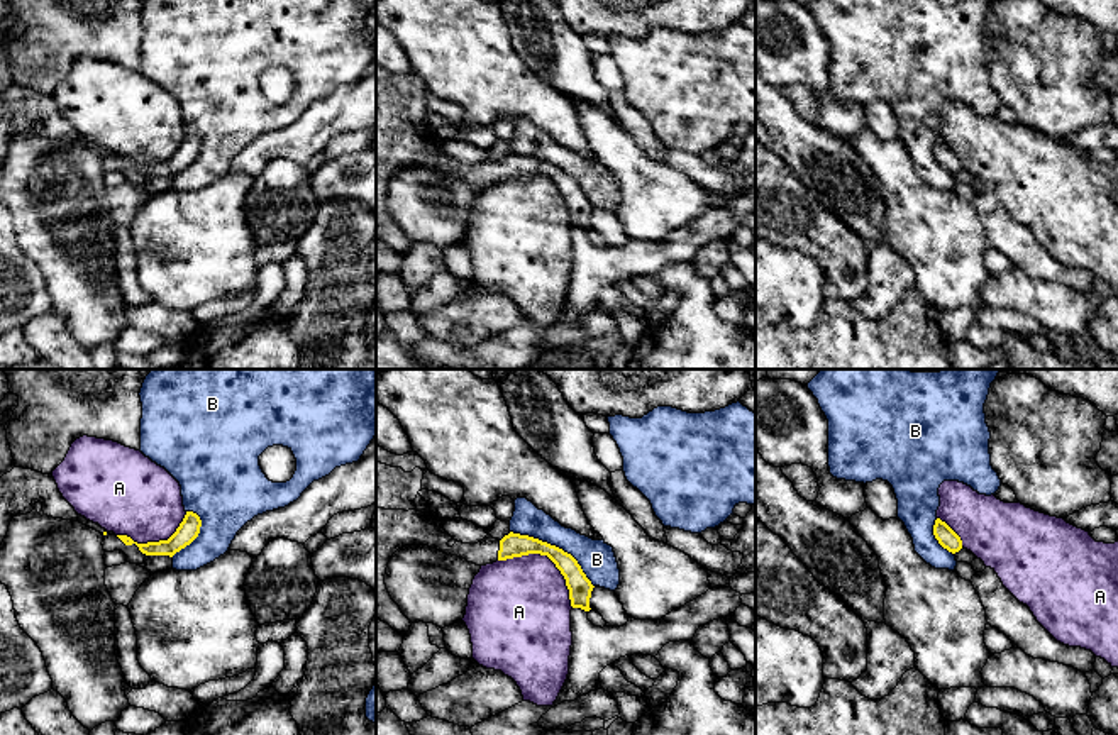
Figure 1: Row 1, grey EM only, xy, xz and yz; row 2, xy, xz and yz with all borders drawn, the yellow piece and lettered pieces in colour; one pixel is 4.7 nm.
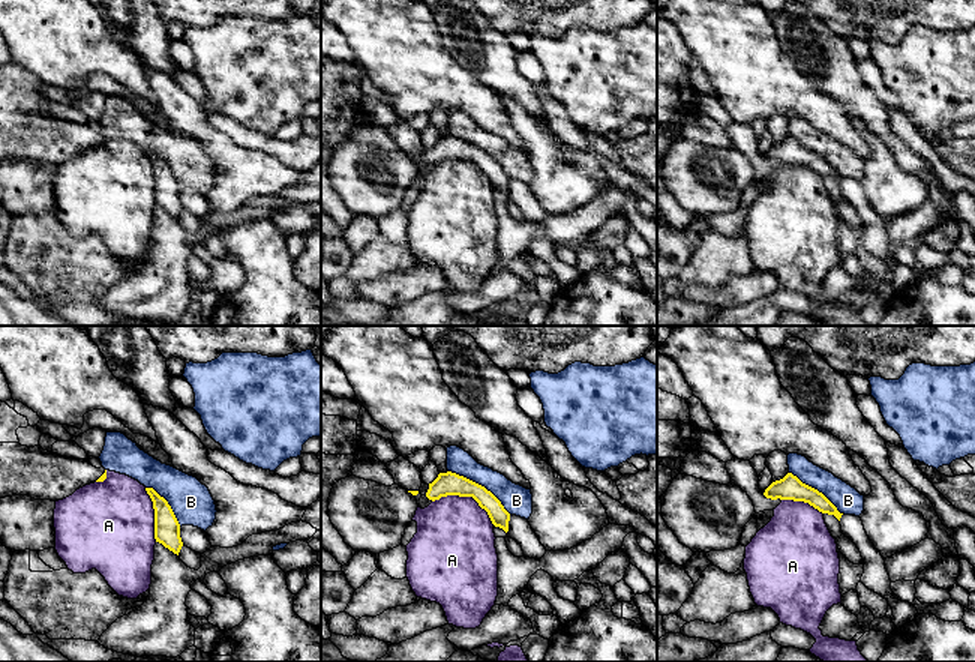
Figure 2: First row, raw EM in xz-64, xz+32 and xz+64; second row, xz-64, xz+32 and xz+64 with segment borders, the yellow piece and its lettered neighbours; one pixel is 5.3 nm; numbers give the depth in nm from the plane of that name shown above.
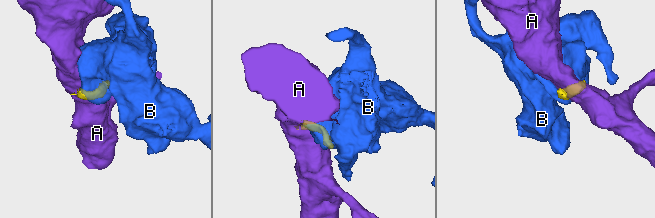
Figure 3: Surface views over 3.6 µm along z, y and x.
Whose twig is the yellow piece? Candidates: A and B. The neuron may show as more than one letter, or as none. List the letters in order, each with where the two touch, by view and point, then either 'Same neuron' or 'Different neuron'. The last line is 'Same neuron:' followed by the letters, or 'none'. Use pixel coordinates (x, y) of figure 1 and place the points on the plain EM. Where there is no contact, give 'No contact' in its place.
A: Touches yellow at xz (547, 176). Different neuron
B: Touches yellow at xz (554, 166). Different neuron
Same neuron: none

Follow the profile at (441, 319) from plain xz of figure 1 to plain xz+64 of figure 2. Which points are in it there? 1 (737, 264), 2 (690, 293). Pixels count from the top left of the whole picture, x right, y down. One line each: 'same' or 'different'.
1: different
2: same

